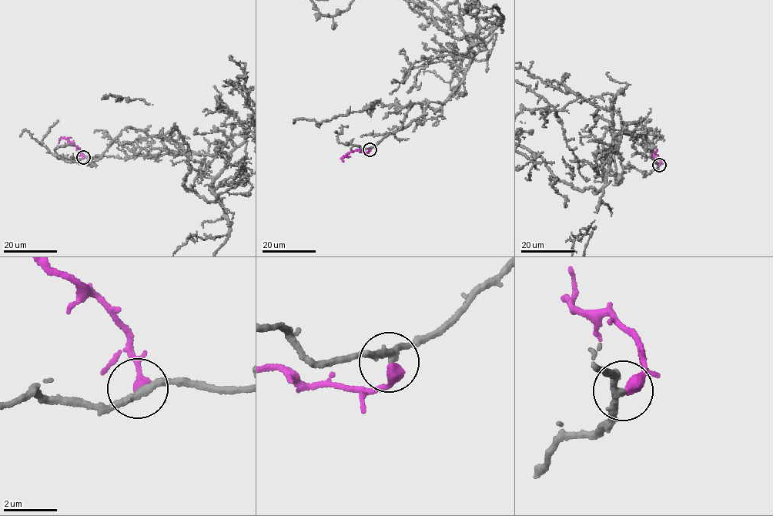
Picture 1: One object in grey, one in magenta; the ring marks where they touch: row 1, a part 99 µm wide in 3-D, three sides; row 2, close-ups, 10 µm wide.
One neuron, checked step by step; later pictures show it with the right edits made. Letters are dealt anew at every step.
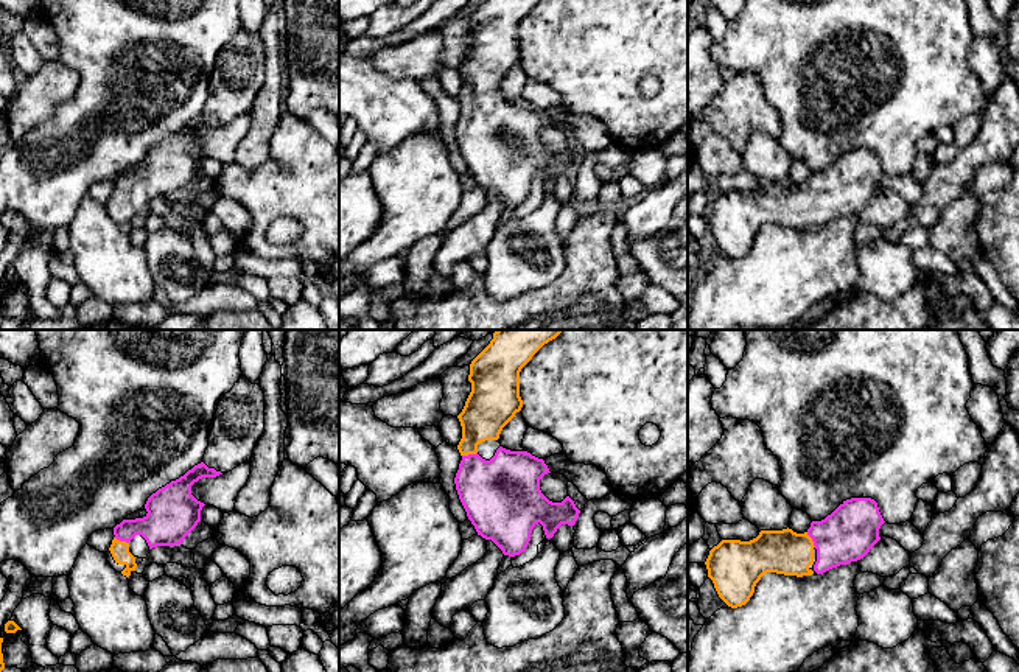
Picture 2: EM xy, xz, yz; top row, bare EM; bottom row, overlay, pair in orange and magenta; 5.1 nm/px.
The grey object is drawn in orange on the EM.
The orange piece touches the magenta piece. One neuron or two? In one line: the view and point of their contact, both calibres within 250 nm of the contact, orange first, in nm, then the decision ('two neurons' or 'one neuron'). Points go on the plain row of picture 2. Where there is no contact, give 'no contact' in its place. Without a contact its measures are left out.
xy (122, 193) | 100/220 nm | one neuron

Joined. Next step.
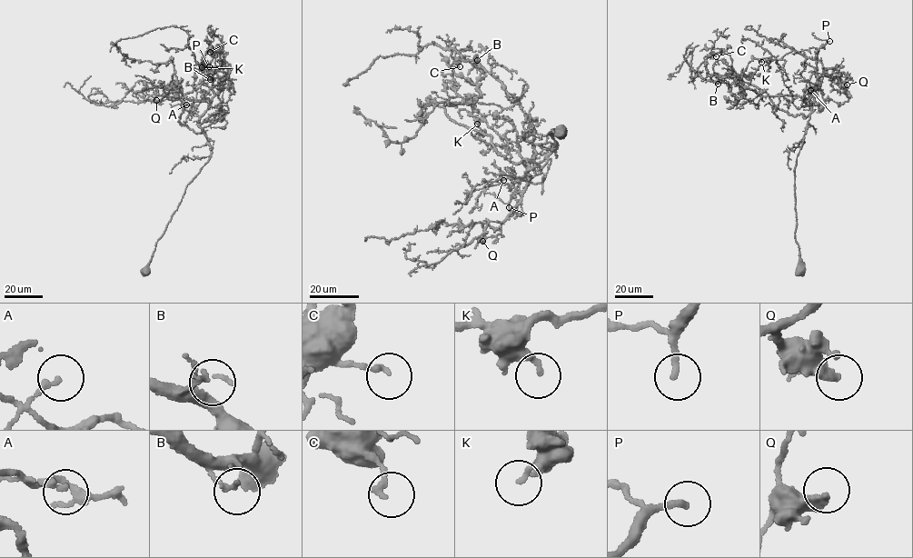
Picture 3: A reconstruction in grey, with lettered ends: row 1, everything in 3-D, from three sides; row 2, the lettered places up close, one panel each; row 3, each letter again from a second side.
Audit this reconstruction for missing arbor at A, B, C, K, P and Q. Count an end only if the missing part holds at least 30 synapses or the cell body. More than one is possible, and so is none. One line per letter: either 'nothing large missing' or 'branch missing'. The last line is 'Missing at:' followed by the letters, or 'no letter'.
A: nothing large missing
B: nothing large missing
C: nothing large missing
K: nothing large missing
P: branch missing
Q: nothing large missing
Missing at: P

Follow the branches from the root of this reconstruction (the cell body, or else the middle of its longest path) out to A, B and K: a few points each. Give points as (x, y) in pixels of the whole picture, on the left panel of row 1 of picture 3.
A: (144, 271), (186, 186), (212, 153), (205, 133), (197, 124), (199, 116), (182, 105), (186, 104)
B: (144, 271), (186, 186), (211, 157), (212, 147), (200, 125), (223, 111), (219, 106), (219, 89), (210, 79)
K: (144, 271), (212, 153), (205, 134), (180, 124), (183, 96), (173, 77), (189, 94), (202, 67)

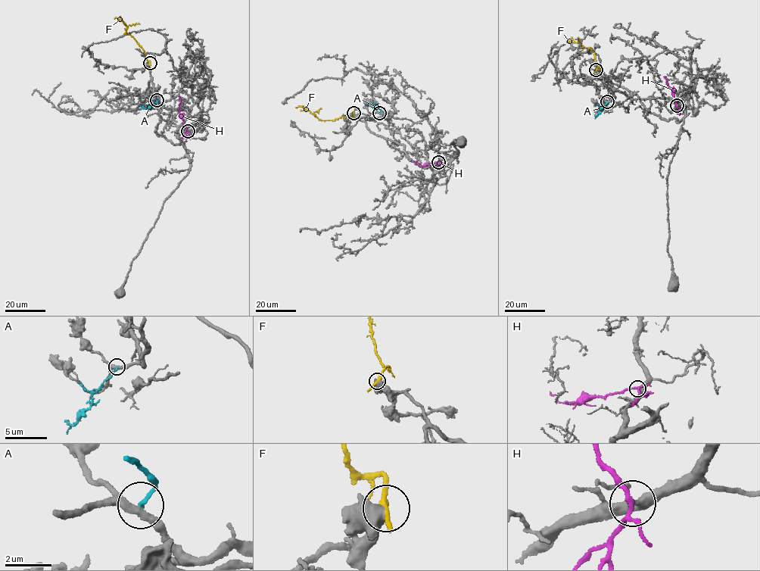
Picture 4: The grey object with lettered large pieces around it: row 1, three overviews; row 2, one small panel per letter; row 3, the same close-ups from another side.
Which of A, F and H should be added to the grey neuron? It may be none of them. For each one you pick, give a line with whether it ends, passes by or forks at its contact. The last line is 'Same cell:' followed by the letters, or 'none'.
H: it forks there
Same cell: H

